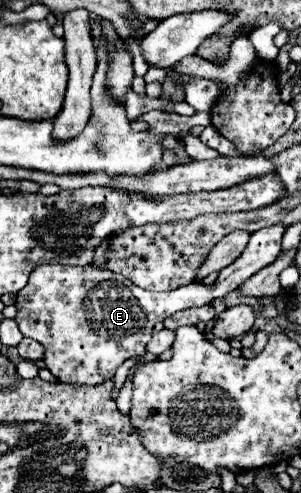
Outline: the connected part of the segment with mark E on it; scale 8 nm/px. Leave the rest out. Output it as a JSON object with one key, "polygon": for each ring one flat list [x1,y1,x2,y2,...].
{"polygon":[[272,224,256,230,242,256,226,266,212,286,192,282,172,292,148,292,128,278,88,266,40,264,34,268,28,284,16,298,16,322,24,336,38,340,44,346,44,364,58,382,72,386,94,386,114,376,116,368,130,356,144,354,152,330,158,322,178,310,210,304,214,298,226,296,240,288,244,280,260,268,272,264,280,254,284,224]]}

